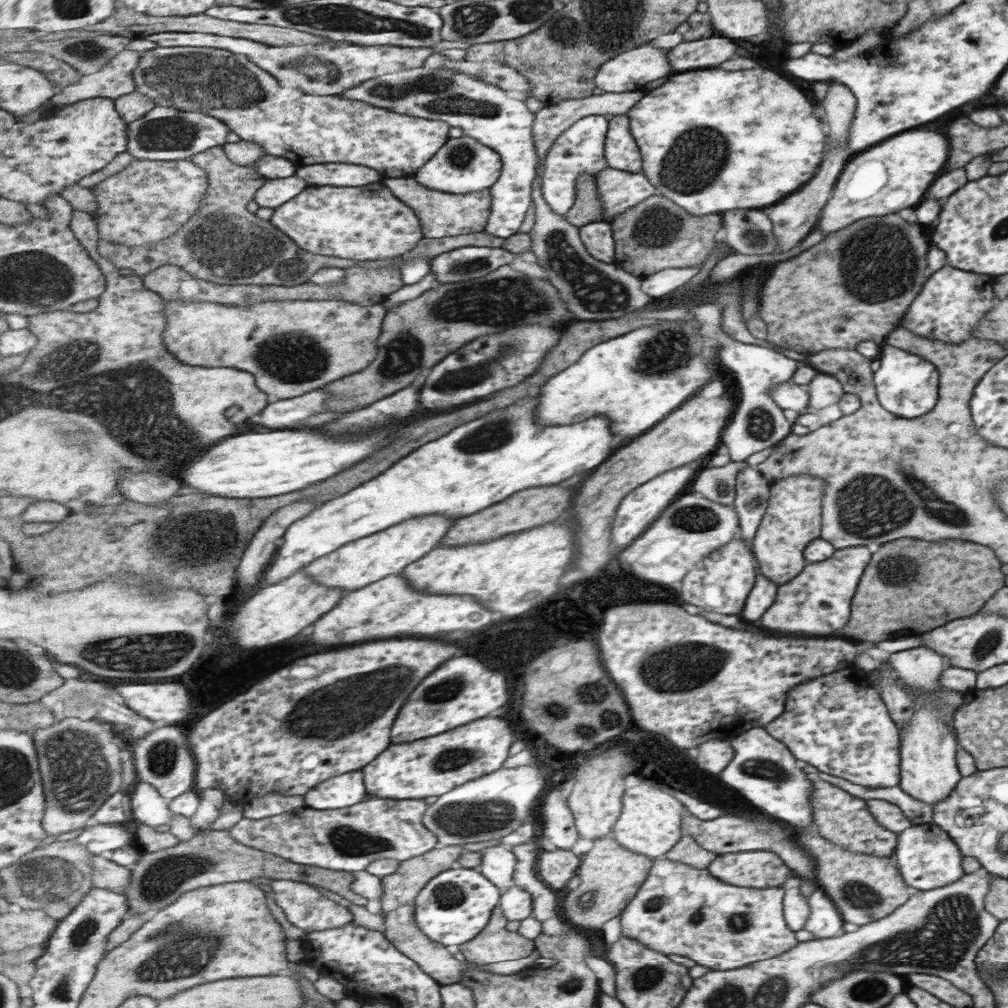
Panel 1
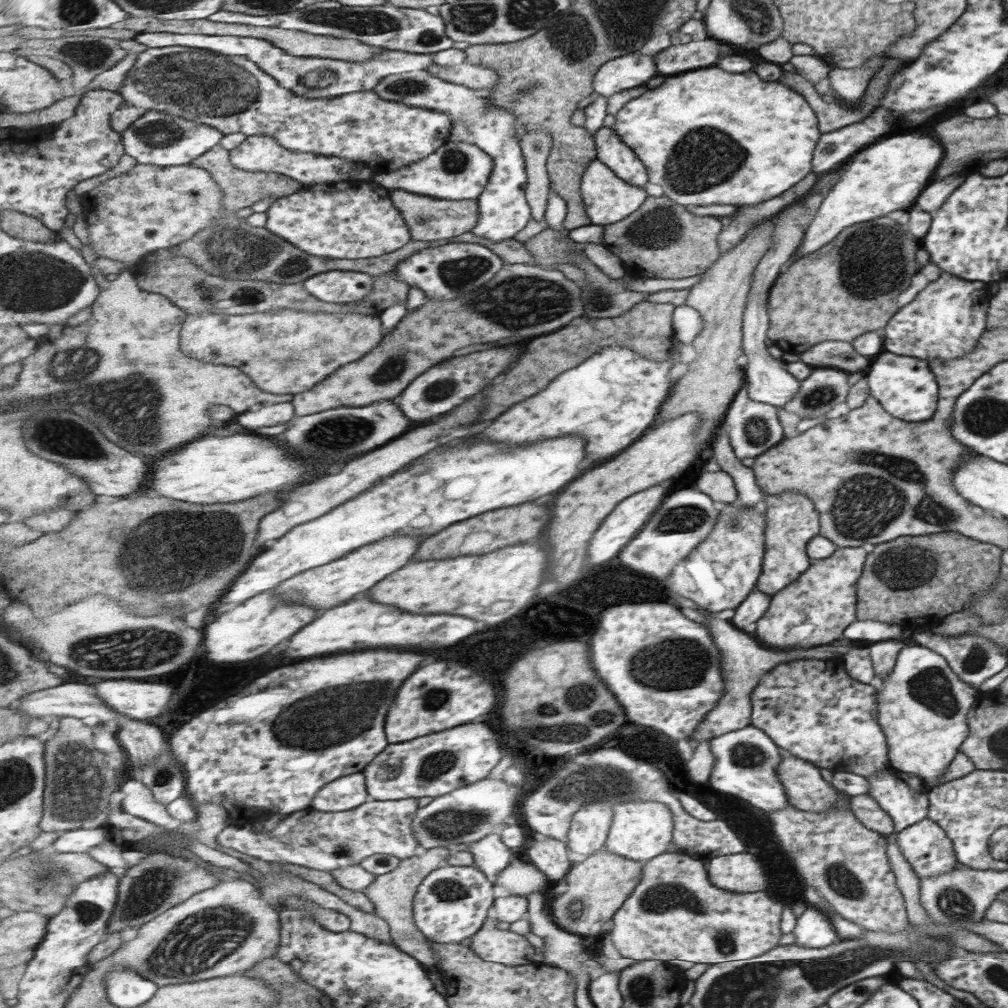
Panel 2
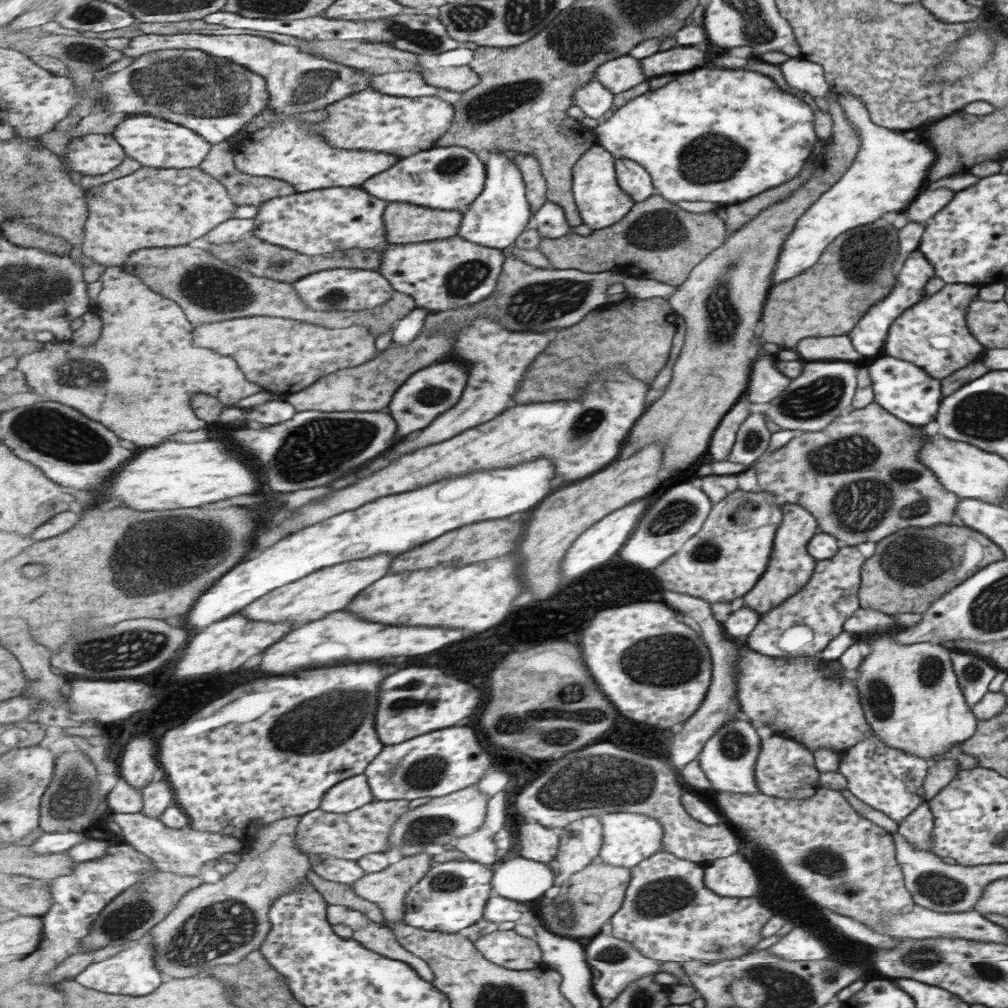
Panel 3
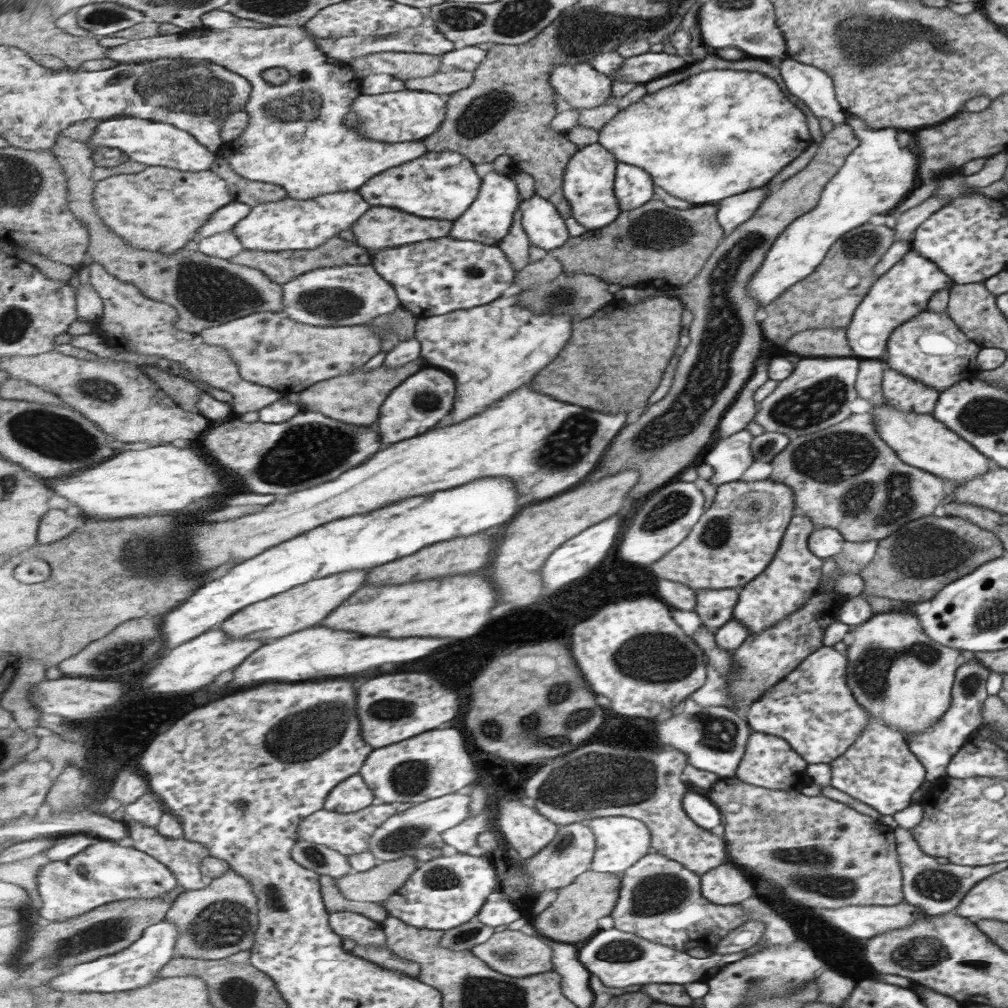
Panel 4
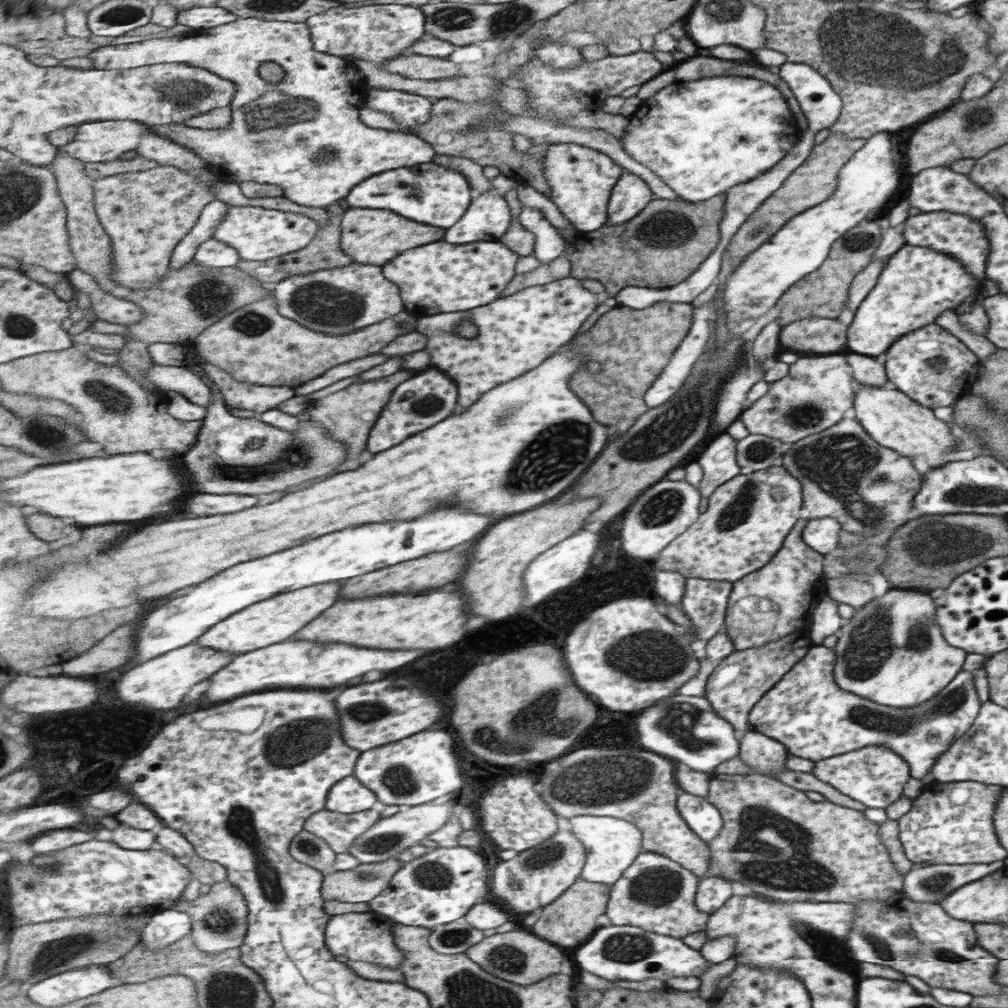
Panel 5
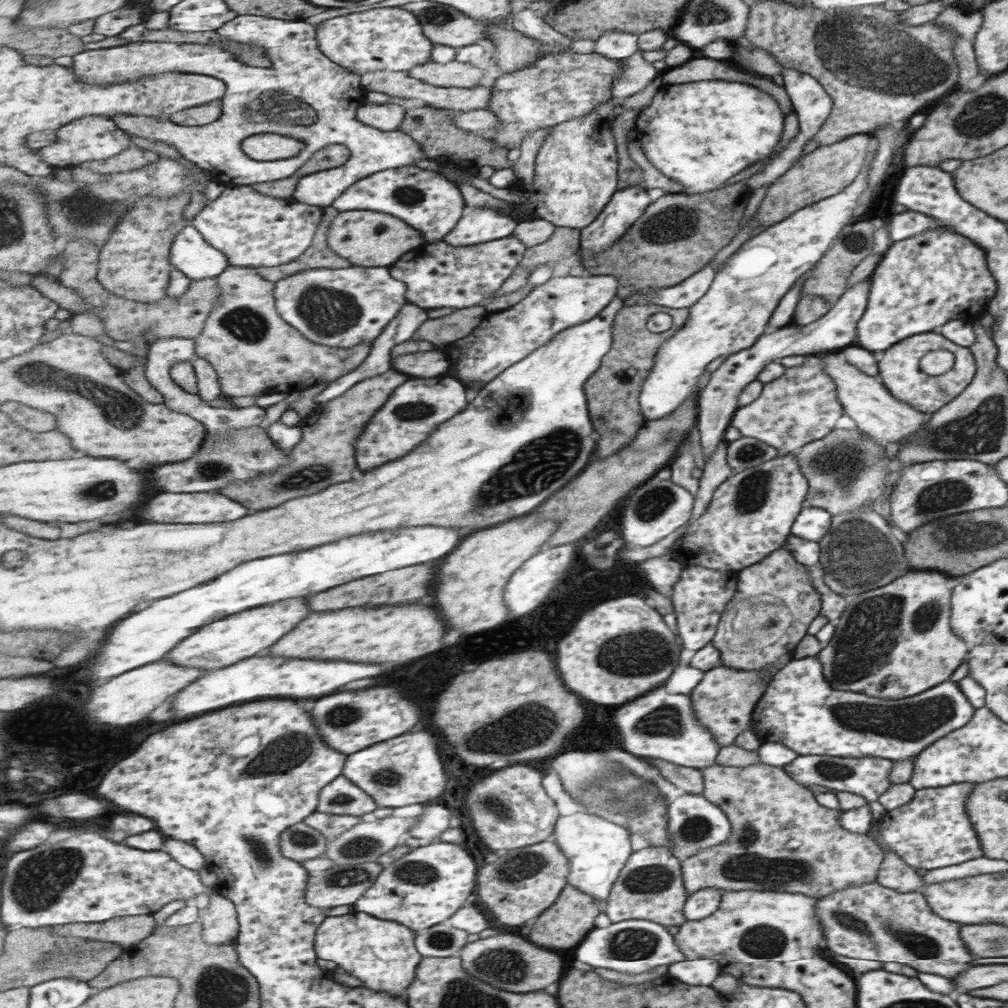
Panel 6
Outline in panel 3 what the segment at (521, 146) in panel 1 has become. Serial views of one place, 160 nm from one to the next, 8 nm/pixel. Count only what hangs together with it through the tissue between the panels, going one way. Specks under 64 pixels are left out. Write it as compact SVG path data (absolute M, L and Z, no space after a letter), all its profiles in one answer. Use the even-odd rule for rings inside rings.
M394 72L383 76L373 76L369 89L390 96L417 98L417 96L437 96L455 105L462 94L445 88L435 88L425 82L421 72ZM496 150L490 154L486 164L488 179L484 192L472 204L469 212L464 213L460 235L465 240L503 250L514 246L521 232L527 230L527 224L534 212L528 199L524 173L517 163L502 150Z

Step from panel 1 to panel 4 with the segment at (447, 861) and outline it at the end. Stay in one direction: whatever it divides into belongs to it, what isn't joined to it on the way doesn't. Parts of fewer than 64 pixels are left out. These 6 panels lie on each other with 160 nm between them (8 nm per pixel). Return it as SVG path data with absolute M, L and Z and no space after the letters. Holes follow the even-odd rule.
M414 856L381 862L371 870L342 876L337 882L341 892L349 900L383 905L417 872L418 862Z

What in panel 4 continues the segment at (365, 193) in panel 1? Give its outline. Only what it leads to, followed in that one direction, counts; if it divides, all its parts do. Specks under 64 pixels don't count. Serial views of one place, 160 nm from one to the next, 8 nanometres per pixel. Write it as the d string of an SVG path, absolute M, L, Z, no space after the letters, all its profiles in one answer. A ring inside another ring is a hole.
M336 192L318 196L316 199L299 200L289 196L283 200L264 203L259 206L252 207L252 211L247 218L243 218L235 229L229 233L229 237L238 239L243 249L253 249L254 251L277 252L277 251L304 251L313 250L327 244L341 232L345 230L353 230L353 225L360 218L372 209L371 206L361 196L360 192Z

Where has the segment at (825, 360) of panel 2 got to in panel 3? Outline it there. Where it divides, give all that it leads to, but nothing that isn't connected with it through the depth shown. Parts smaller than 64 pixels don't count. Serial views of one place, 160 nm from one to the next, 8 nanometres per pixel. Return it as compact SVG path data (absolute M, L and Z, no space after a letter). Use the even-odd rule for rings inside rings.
M831 336L831 338L805 338L797 344L795 352L801 360L861 360L861 356L849 344L847 336Z

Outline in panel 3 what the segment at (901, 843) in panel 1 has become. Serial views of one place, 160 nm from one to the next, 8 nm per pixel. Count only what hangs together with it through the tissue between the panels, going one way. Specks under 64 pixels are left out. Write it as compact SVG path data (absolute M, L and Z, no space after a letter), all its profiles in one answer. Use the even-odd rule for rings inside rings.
M927 801L912 812L907 818L898 823L896 832L908 840L909 845L921 851L929 851L932 848L932 830L935 821Z

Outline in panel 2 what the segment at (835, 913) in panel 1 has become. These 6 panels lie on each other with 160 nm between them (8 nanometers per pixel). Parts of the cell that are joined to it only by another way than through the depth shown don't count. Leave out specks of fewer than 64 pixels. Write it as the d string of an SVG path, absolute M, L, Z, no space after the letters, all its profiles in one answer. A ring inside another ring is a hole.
M809 906L796 918L791 932L795 936L794 943L807 948L822 949L838 939L828 916L817 907Z

